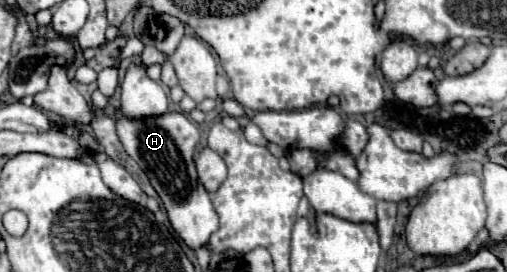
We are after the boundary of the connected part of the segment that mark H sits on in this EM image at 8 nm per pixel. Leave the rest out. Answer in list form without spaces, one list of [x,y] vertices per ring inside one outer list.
[[[121,112],[117,118],[117,134],[125,148],[125,152],[141,166],[141,170],[149,176],[153,188],[161,196],[169,222],[175,232],[185,240],[191,248],[201,248],[209,242],[209,236],[219,228],[217,214],[211,206],[209,192],[197,178],[193,152],[199,142],[199,128],[181,112],[167,112],[161,116],[147,118],[125,118]]]

